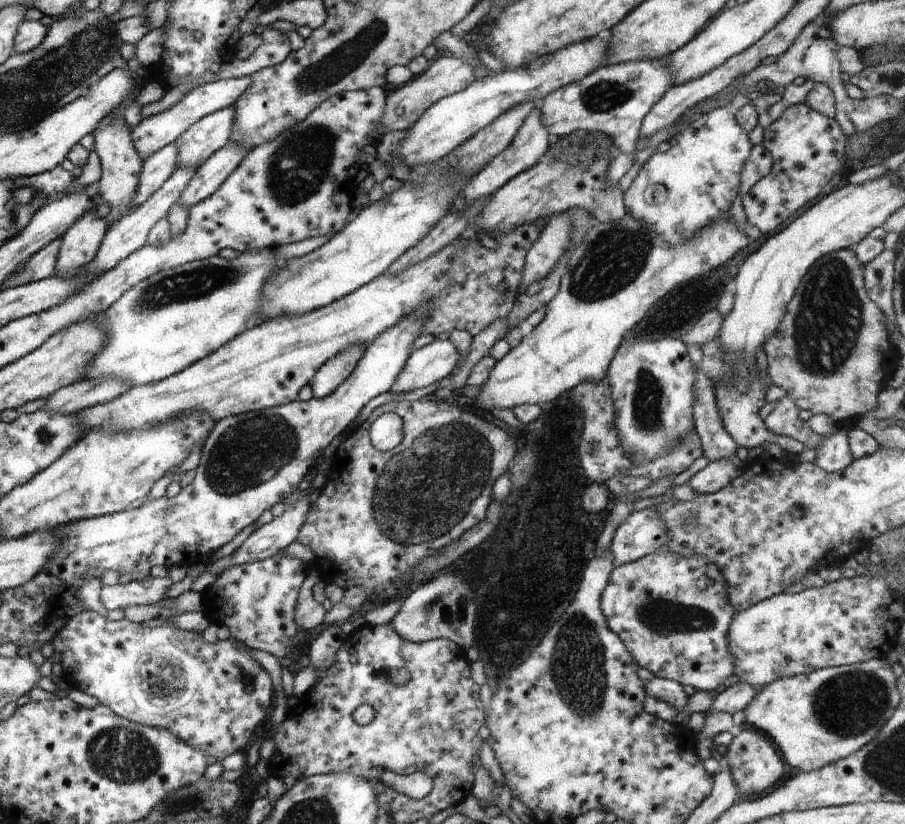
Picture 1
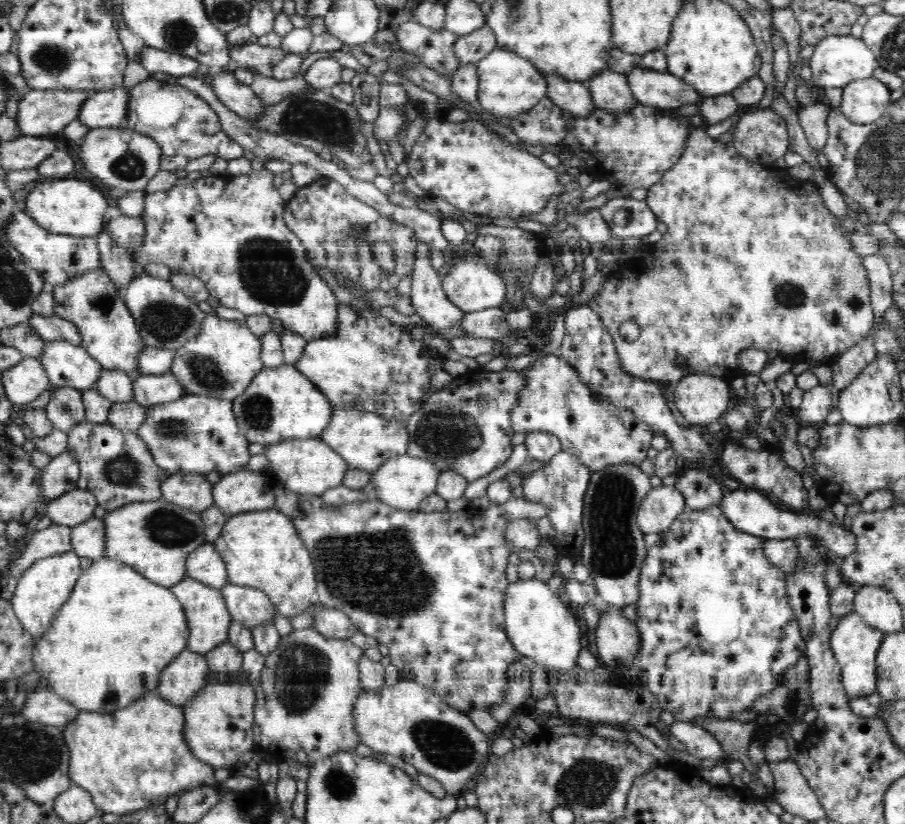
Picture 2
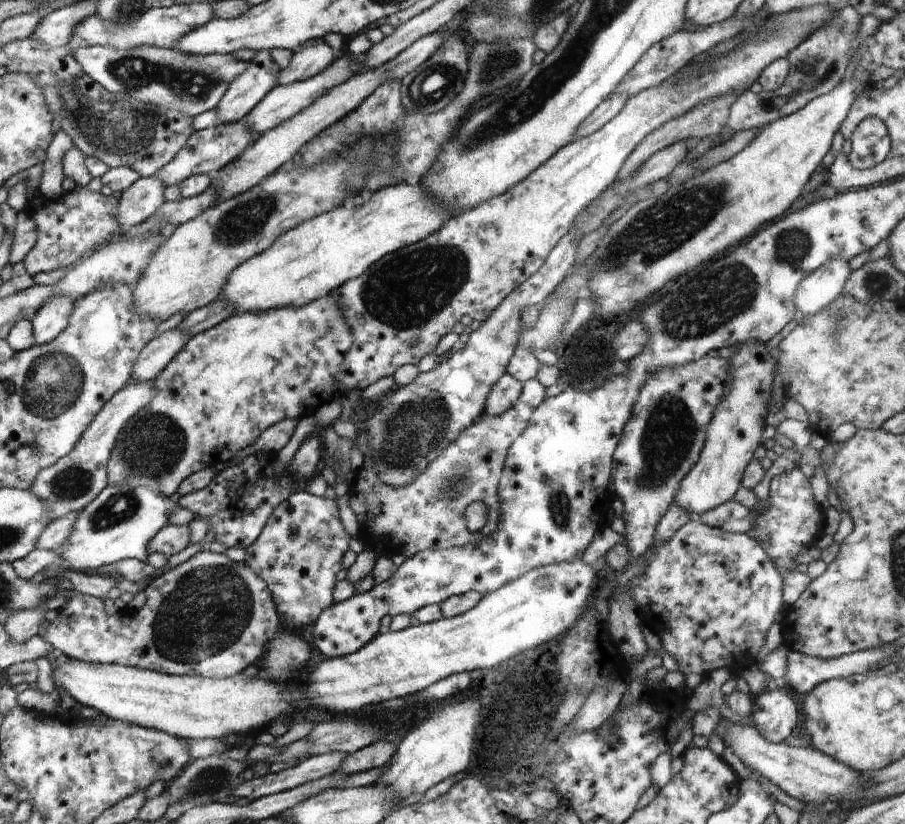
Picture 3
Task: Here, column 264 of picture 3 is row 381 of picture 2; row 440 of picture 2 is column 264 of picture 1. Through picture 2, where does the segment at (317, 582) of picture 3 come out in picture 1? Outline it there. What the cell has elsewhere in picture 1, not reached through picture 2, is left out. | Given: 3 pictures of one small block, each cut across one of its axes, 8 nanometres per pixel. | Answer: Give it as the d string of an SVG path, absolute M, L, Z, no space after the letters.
M286 549L265 560L228 568L203 593L202 611L211 623L217 624L219 627L226 626L232 635L231 639L240 640L250 649L268 652L278 659L286 657L289 654L287 648L291 653L295 647L293 639L301 631L304 631L302 628L298 628L298 624L294 622L294 610L298 604L298 592L311 574L314 574L312 568L298 558L288 557Z

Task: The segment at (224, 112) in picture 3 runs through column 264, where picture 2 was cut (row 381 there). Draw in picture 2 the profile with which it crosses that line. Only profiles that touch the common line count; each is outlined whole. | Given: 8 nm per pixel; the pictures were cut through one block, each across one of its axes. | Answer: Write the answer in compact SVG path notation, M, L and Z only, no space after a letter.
M64 340L45 341L39 358L52 388L94 388L103 366L86 349Z

